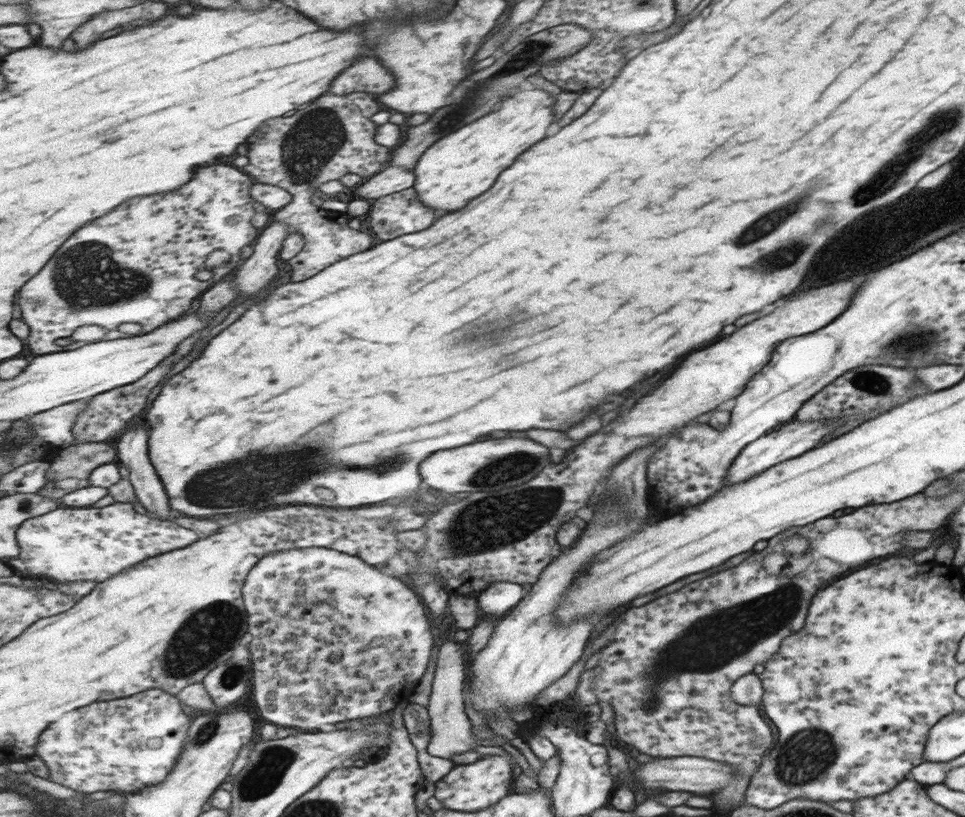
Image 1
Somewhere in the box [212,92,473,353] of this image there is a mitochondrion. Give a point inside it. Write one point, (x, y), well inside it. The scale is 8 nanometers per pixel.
(308, 146)

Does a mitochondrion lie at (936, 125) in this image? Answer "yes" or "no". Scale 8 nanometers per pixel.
yes

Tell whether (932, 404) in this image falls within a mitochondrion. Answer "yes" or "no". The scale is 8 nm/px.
no

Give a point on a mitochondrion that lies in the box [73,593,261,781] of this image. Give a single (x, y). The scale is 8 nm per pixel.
(197, 643)

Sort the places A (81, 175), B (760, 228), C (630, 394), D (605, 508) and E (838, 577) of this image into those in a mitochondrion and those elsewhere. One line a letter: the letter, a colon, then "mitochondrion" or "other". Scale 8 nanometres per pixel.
A: other
B: mitochondrion
C: other
D: mitochondrion
E: other

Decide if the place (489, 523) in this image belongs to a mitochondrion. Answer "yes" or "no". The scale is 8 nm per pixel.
yes

